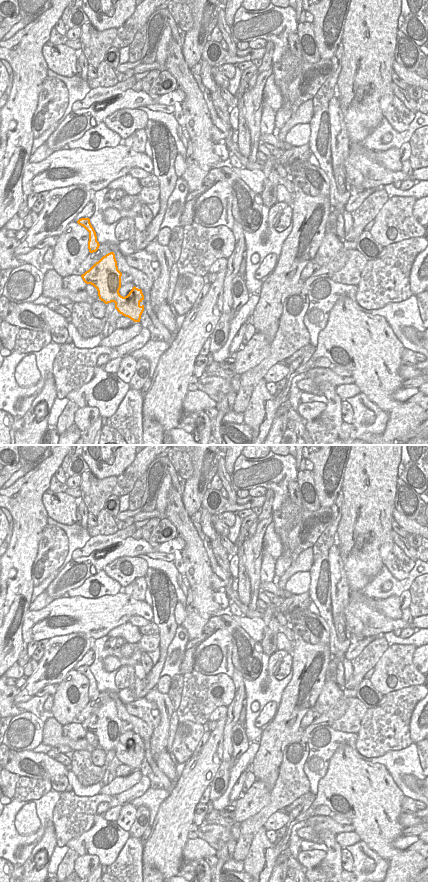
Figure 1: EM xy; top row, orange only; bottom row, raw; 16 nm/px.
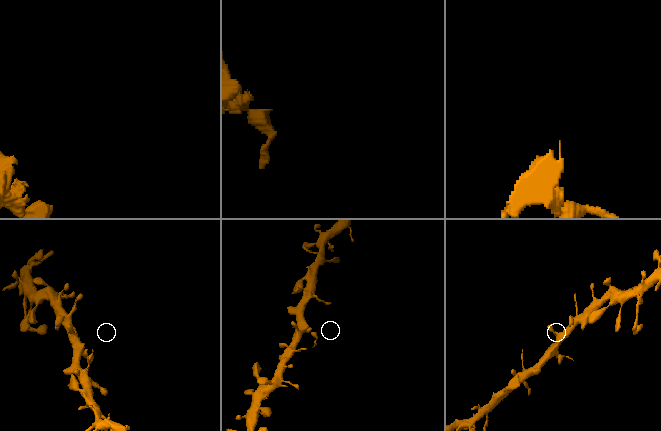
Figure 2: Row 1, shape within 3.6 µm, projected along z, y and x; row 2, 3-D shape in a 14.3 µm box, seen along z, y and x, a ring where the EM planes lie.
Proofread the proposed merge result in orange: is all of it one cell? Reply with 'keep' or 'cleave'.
keep

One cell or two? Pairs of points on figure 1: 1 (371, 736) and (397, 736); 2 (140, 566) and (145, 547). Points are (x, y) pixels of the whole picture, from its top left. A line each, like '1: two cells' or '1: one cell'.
1: one cell
2: two cells

